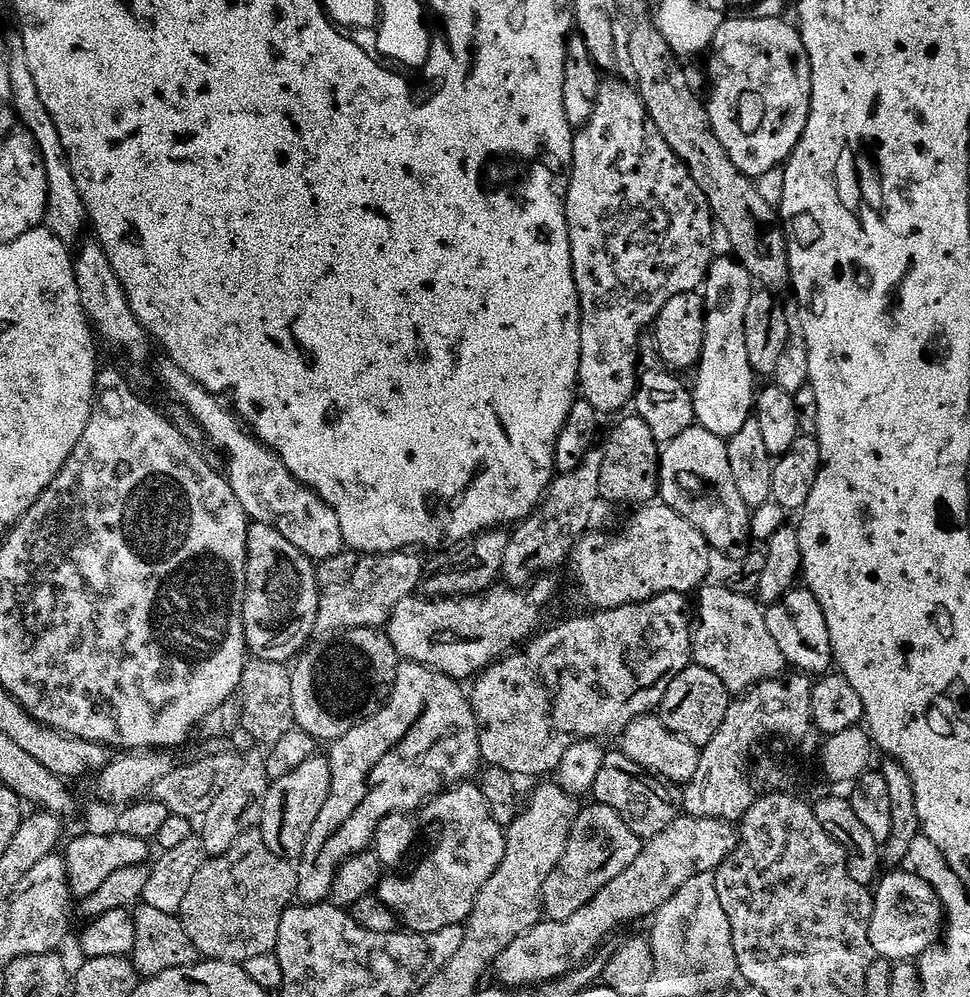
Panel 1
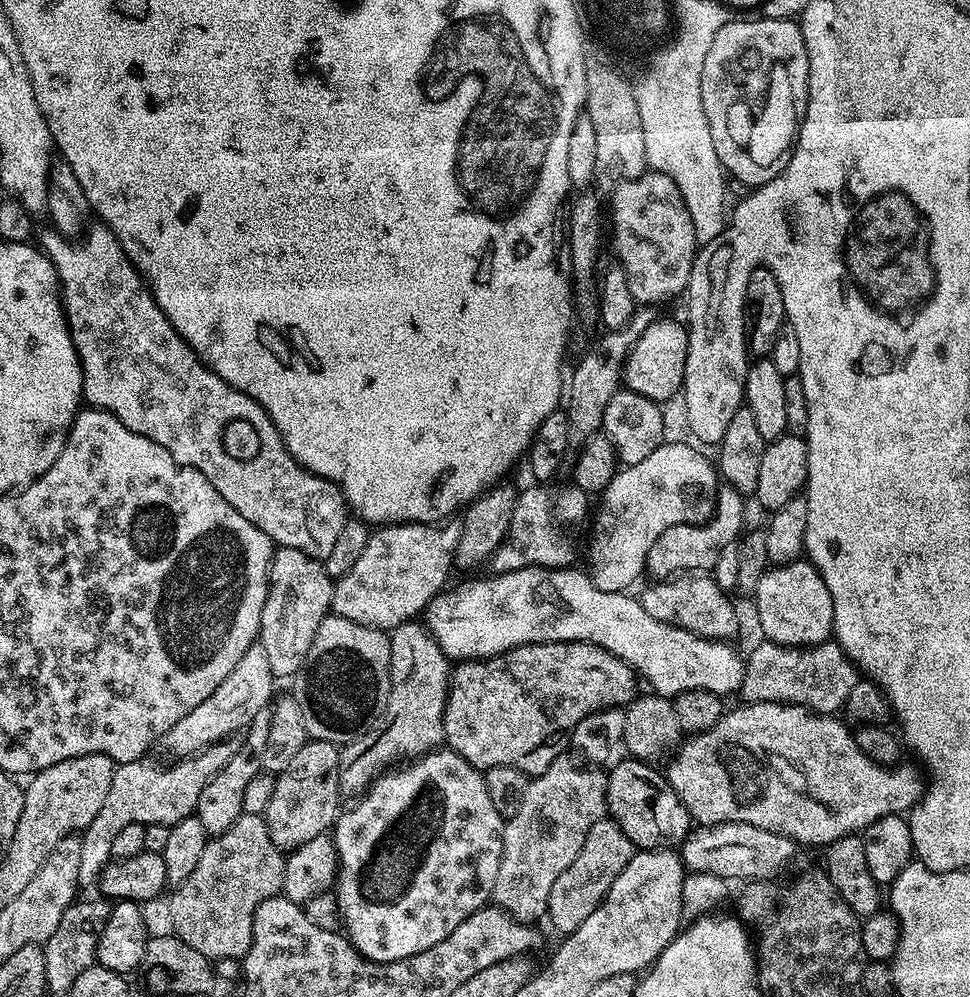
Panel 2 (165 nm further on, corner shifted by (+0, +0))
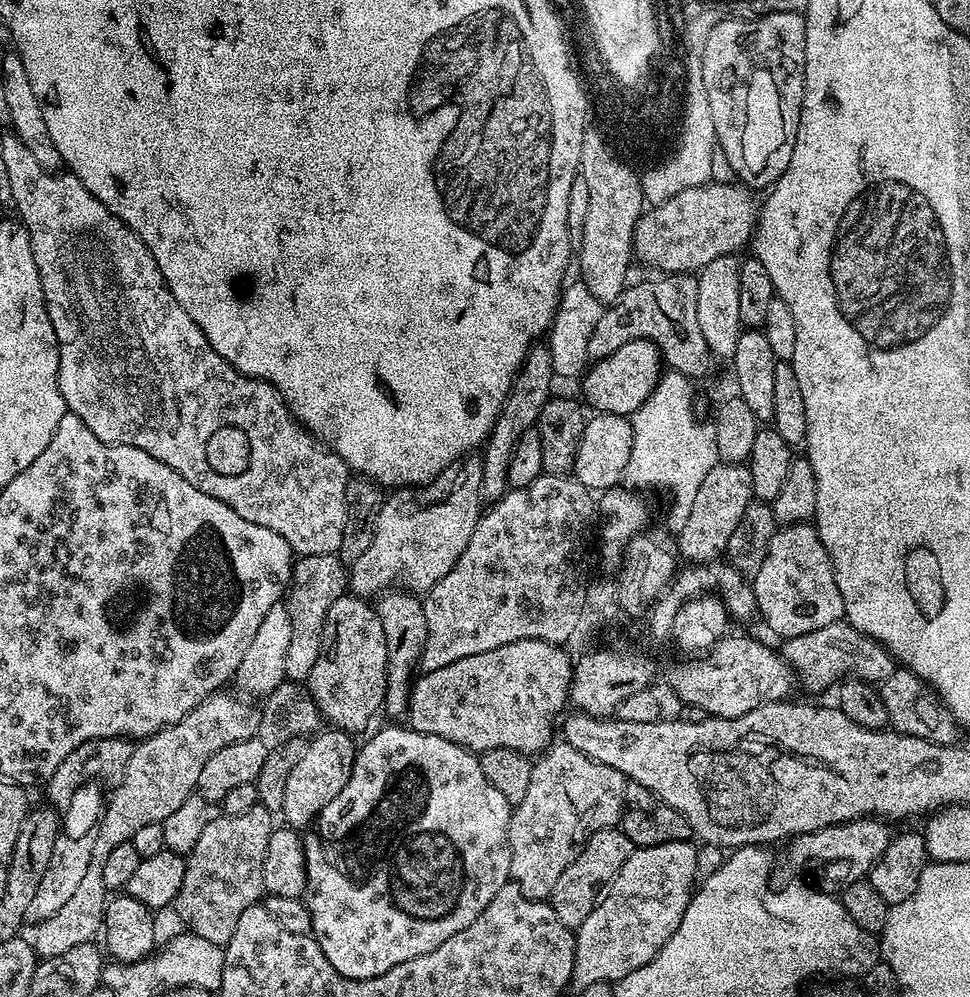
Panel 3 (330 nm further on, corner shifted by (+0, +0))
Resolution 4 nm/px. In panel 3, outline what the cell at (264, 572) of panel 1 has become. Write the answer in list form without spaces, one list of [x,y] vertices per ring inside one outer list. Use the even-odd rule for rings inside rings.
[[[339,555],[300,556],[293,563],[292,582],[286,593],[286,603],[292,623],[290,650],[286,650],[286,677],[289,681],[307,681],[310,670],[314,670],[314,662],[322,646],[322,630],[326,614],[338,597],[345,595],[347,588],[348,572]]]

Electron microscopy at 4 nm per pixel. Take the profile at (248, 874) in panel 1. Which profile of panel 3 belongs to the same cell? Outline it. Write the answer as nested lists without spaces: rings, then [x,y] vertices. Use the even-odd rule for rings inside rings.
[[[259,806],[246,810],[246,814],[217,814],[209,819],[206,830],[198,838],[198,846],[187,853],[186,878],[182,878],[182,890],[178,890],[174,901],[187,931],[209,942],[226,945],[234,938],[242,910],[261,903],[265,895],[262,862],[274,827],[272,820],[273,813]]]

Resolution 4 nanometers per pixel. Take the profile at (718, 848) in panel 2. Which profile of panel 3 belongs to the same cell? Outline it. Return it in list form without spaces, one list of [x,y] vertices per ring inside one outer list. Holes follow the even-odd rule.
[[[880,818],[852,820],[849,824],[826,826],[817,832],[807,832],[795,837],[792,844],[792,864],[800,868],[803,864],[848,864],[849,881],[863,880],[882,858],[886,846],[892,841],[893,833],[888,832],[889,825]]]

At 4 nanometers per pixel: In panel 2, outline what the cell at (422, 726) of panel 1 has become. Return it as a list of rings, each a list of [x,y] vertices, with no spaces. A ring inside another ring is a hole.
[[[409,622],[391,629],[388,641],[390,642],[390,694],[384,712],[373,728],[368,728],[361,736],[347,741],[340,748],[338,778],[340,779],[340,791],[345,797],[359,797],[365,790],[371,788],[375,781],[385,775],[386,770],[401,762],[415,761],[417,758],[439,749],[445,743],[444,710],[448,705],[450,687],[448,657],[440,649],[434,637],[430,635],[427,627],[420,622]]]

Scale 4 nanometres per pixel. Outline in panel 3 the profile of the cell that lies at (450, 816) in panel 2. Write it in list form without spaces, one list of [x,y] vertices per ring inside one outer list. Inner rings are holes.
[[[410,726],[404,728],[380,728],[365,744],[359,745],[356,761],[352,767],[346,786],[342,786],[342,794],[322,810],[322,814],[311,825],[310,831],[303,837],[306,854],[306,905],[312,919],[311,935],[322,946],[322,954],[342,974],[351,980],[374,978],[378,974],[386,974],[386,970],[394,970],[402,962],[410,962],[410,958],[418,958],[422,954],[430,954],[430,950],[438,950],[446,938],[466,930],[486,906],[510,882],[510,838],[508,827],[513,807],[508,804],[497,787],[490,784],[482,774],[480,757],[467,748],[458,746],[441,736],[415,732]]]

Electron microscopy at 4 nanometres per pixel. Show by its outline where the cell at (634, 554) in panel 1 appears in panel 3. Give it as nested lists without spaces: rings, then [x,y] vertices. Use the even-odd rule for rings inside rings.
[[[723,462],[714,466],[710,474],[706,474],[706,479],[702,481],[702,486],[698,490],[698,498],[694,498],[694,506],[690,510],[690,518],[686,518],[686,526],[678,534],[680,540],[679,555],[685,556],[685,561],[694,564],[711,564],[719,561],[728,551],[730,534],[734,534],[734,529],[738,527],[738,522],[742,514],[746,514],[746,506],[753,503],[752,483],[750,482],[750,470],[747,463],[725,464]]]

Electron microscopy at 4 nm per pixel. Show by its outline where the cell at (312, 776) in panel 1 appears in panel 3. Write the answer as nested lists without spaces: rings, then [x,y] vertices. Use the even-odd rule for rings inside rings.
[[[320,730],[306,743],[306,754],[302,754],[290,770],[290,779],[286,782],[286,791],[282,793],[282,819],[287,827],[297,830],[307,829],[316,823],[316,819],[342,794],[342,786],[352,773],[352,767],[356,761],[358,744],[349,733],[339,730]]]

